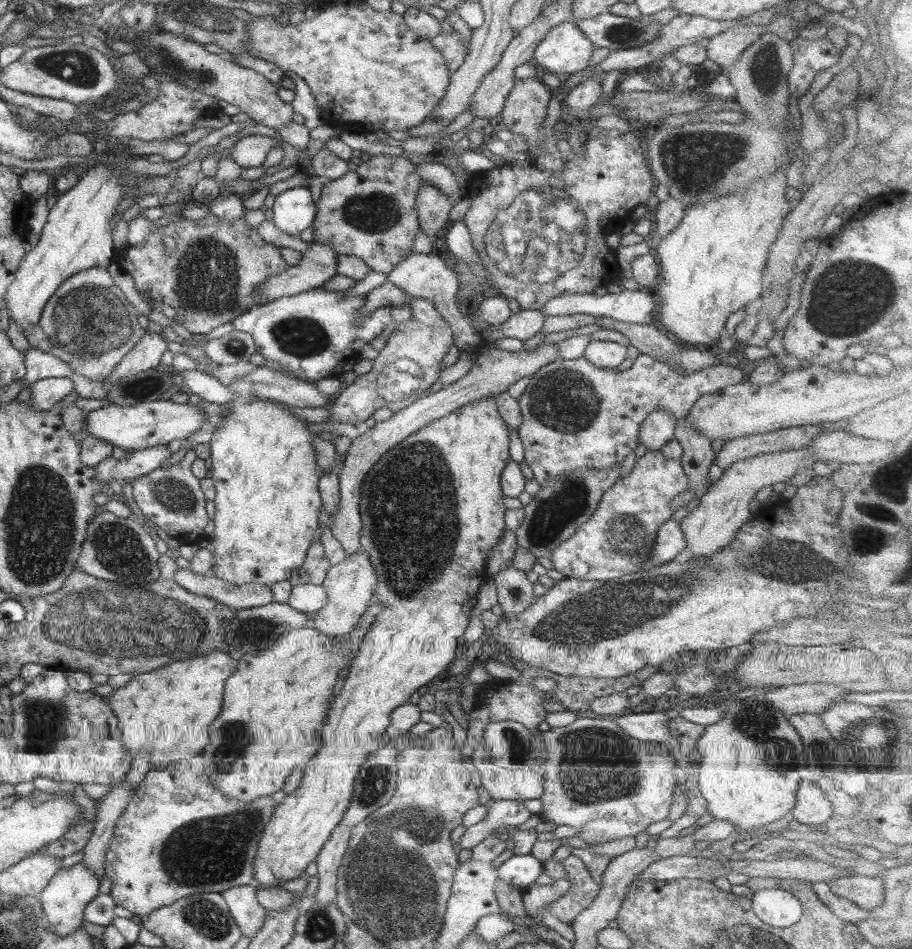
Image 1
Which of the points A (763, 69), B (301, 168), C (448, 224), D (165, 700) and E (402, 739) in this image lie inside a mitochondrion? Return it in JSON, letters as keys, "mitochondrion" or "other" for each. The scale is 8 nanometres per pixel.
{"A":"mitochondrion","B":"other","C":"other","D":"other","E":"other"}

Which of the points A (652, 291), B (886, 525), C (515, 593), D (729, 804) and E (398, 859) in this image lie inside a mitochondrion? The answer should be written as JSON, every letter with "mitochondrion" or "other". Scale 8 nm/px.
{"A":"other","B":"mitochondrion","C":"mitochondrion","D":"other","E":"mitochondrion"}

